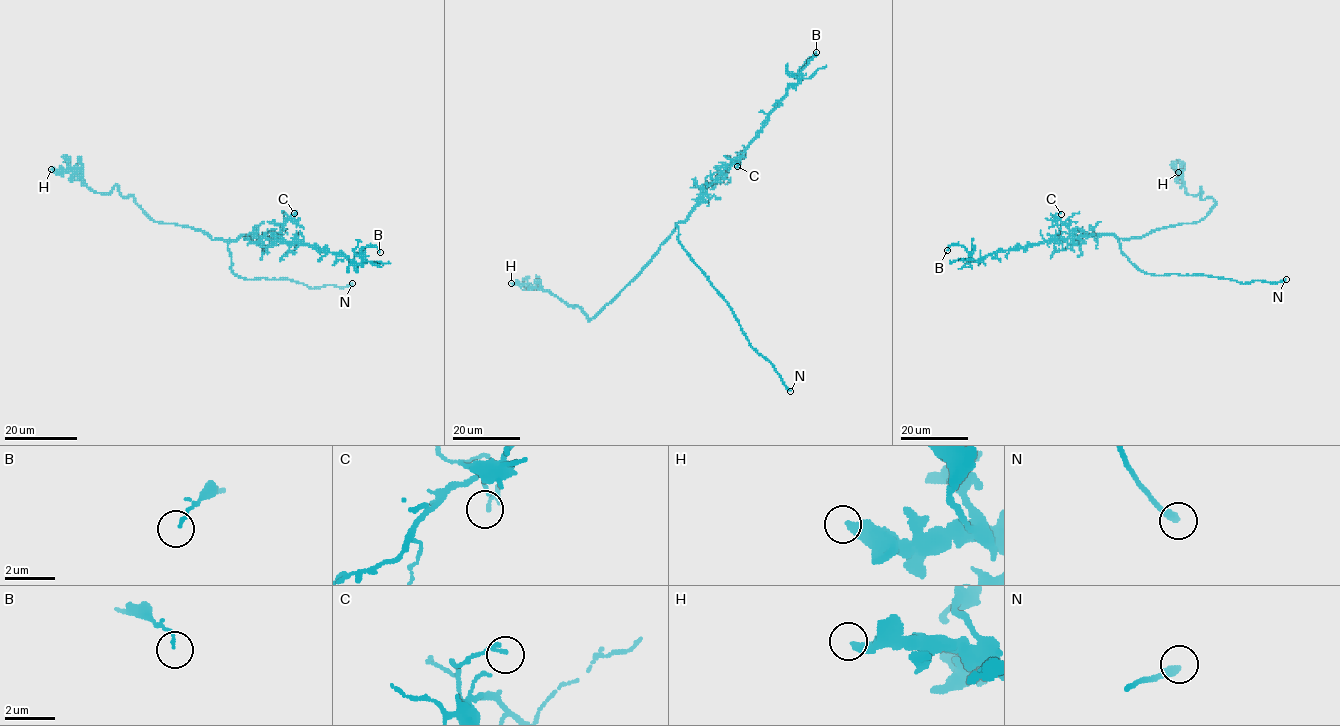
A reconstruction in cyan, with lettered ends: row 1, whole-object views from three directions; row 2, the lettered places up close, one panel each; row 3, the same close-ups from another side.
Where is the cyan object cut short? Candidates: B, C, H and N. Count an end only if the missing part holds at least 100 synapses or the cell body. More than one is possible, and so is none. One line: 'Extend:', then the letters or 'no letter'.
Extend: N

